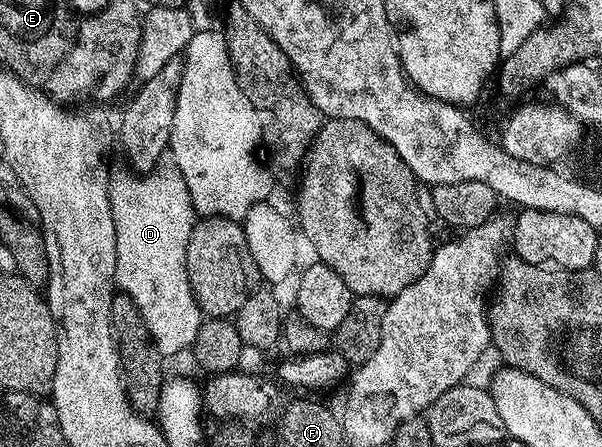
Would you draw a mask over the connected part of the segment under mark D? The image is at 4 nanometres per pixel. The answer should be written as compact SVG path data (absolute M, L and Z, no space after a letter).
M155 169L139 177L127 175L120 171L108 181L108 197L114 219L114 237L116 238L116 277L115 286L138 305L138 313L160 350L161 356L176 355L179 351L187 352L198 336L202 322L200 306L192 296L189 281L186 277L186 245L190 233L198 218L194 205L190 201L190 189L179 171Z

